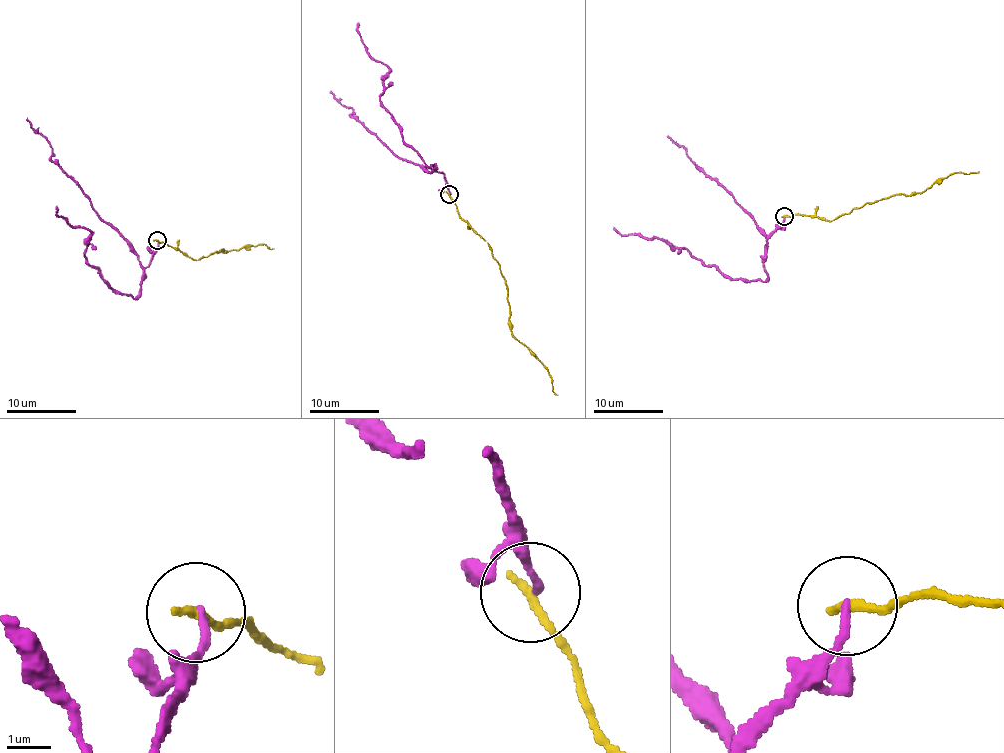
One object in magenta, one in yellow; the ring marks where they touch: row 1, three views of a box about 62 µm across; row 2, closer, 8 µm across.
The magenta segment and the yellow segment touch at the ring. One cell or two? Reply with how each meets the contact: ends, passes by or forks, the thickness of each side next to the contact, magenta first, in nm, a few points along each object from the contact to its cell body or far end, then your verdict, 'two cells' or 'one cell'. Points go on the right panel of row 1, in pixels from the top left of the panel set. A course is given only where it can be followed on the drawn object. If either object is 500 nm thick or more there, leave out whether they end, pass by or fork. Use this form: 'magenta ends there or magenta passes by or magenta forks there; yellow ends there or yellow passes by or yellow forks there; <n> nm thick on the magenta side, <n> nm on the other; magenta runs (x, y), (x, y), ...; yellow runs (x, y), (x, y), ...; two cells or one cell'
magenta ends there; yellow ends there; 170 nm thick on the magenta side, 200 nm on the other; magenta runs (784, 216), (767, 241), (767, 277), (746, 283), (706, 267), (685, 249), (621, 235), (614, 226); yellow runs (784, 216), (804, 214), (834, 219), (874, 201), (893, 195), (919, 193), (955, 173), (979, 171); two cells

